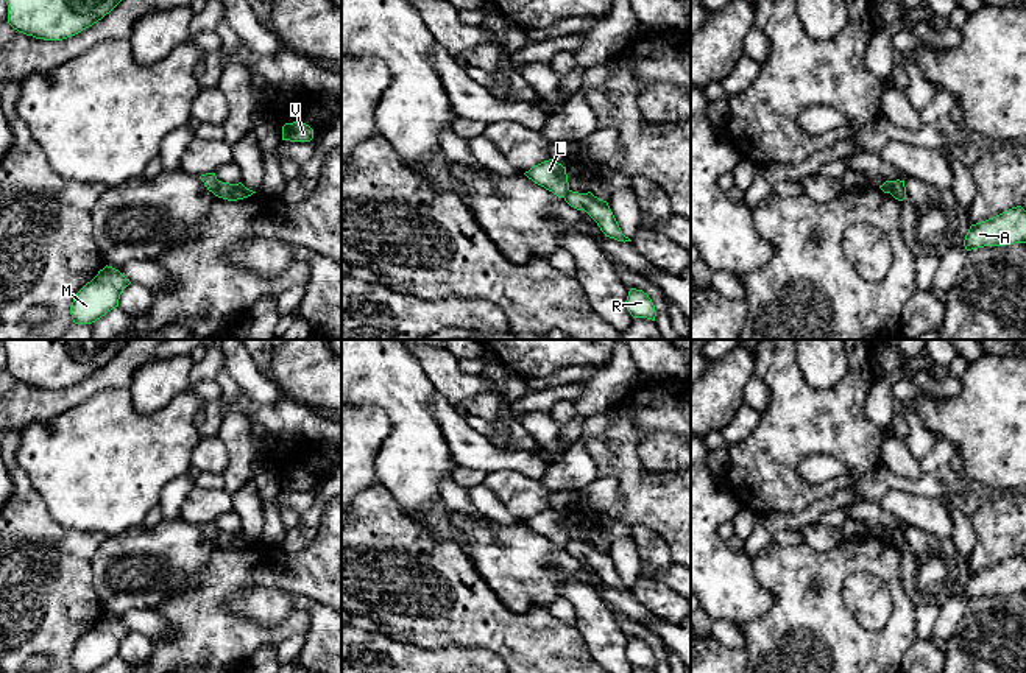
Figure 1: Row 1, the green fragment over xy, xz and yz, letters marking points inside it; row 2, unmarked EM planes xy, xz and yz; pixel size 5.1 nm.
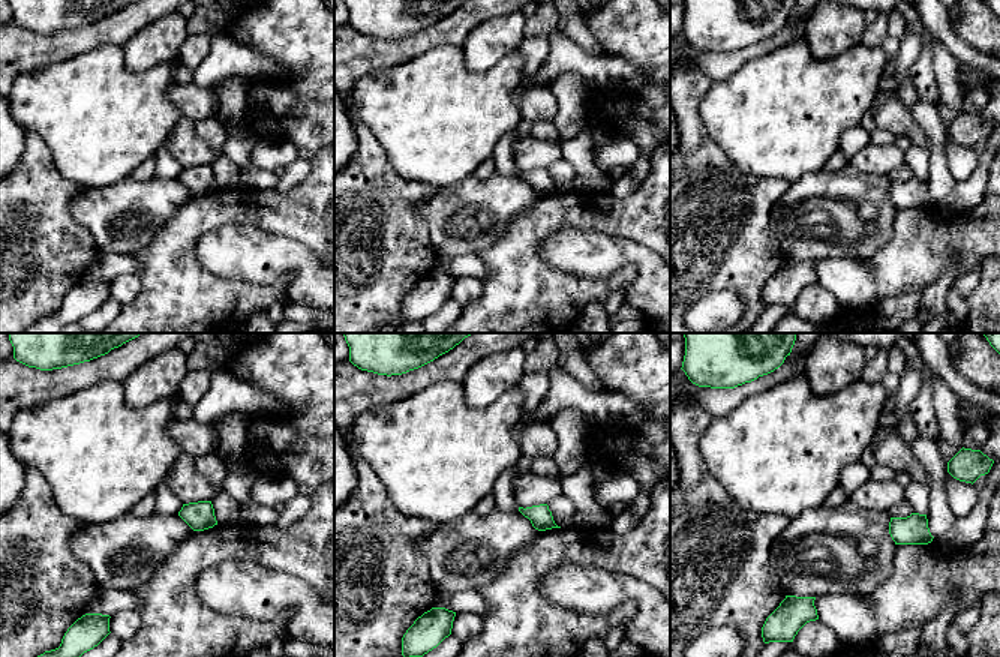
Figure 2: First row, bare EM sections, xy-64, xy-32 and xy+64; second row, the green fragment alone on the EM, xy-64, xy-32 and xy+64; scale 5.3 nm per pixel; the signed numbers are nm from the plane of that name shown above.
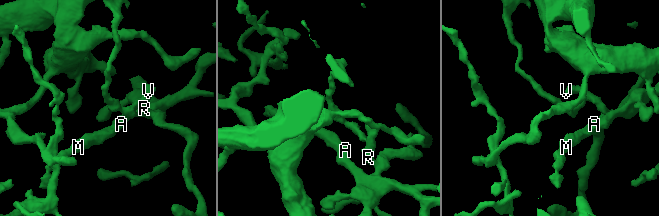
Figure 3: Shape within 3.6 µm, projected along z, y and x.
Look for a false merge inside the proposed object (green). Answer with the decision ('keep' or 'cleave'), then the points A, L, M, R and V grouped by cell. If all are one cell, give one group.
cleave; A M R V / L

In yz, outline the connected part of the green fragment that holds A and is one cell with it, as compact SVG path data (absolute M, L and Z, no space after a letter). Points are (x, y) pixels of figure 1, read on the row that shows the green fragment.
M1021 206L971 224L964 240L967 251L1015 243L1026 243L1026 210Z

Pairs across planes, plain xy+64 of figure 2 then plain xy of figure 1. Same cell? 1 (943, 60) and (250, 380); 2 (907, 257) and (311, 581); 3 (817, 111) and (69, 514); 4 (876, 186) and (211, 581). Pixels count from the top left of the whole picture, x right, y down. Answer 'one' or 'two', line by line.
1: one
2: one
3: one
4: two

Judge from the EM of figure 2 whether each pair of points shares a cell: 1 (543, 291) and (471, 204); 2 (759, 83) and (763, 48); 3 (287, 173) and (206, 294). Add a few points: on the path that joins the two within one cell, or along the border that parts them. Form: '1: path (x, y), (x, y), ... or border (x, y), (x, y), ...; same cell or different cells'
1: border (522, 210), (505, 231), (479, 255); different cells
2: border (793, 41), (750, 59), (732, 74); different cells
3: border (309, 173), (285, 191), (276, 188); different cells

